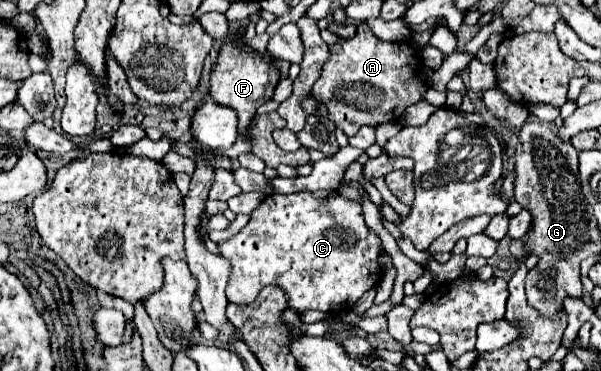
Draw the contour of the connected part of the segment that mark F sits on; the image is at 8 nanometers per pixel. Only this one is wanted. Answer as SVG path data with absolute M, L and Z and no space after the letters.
M224 43L218 55L218 61L212 69L210 75L210 95L218 105L230 107L236 111L238 115L238 135L246 135L248 127L256 115L256 109L260 105L264 105L266 101L272 99L274 87L280 79L278 71L274 67L266 67L268 61L264 55L256 53L256 51L238 51L238 47L234 47L232 43Z

